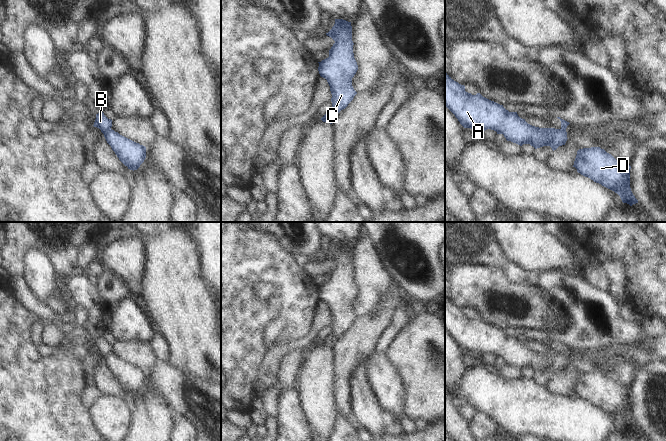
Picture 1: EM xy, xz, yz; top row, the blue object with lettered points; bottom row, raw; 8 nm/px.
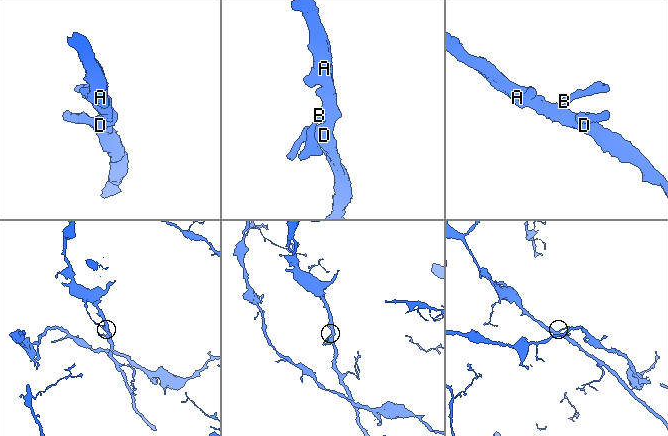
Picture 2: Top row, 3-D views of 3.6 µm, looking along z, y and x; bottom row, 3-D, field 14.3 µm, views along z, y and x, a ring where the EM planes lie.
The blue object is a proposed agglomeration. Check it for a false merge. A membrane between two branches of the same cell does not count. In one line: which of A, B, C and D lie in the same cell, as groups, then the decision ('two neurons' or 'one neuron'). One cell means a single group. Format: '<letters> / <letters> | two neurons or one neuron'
A C D / B | two neurons

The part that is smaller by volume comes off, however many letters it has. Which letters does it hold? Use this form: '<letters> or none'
B

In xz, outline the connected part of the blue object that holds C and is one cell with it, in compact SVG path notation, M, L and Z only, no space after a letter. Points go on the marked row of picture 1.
M335 19L334 26L326 35L335 43L329 50L329 57L318 62L318 71L330 86L332 113L336 116L357 94L352 86L358 65L353 53L351 22Z

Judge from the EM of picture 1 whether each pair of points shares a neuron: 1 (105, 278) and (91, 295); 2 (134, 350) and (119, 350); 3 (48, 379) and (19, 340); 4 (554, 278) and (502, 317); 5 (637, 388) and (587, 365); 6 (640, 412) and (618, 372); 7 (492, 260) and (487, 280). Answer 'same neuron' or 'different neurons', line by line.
1: different neurons
2: same neuron
3: same neuron
4: different neurons
5: different neurons
6: different neurons
7: different neurons

